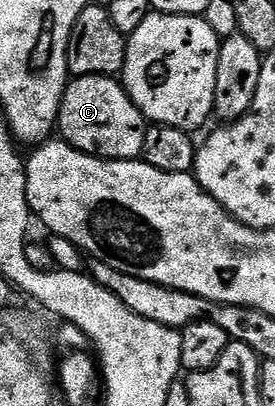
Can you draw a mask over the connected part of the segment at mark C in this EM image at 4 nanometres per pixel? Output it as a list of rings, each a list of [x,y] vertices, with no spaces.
[[[76,77],[62,92],[56,129],[61,140],[67,141],[71,147],[82,153],[104,157],[108,161],[132,161],[141,158],[147,128],[146,116],[136,107],[136,103],[132,103],[121,80],[114,77]]]

